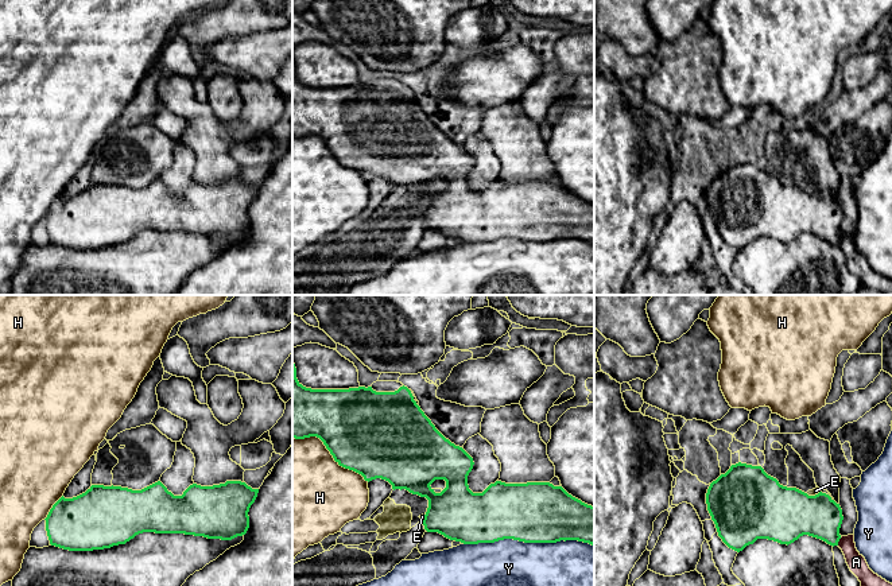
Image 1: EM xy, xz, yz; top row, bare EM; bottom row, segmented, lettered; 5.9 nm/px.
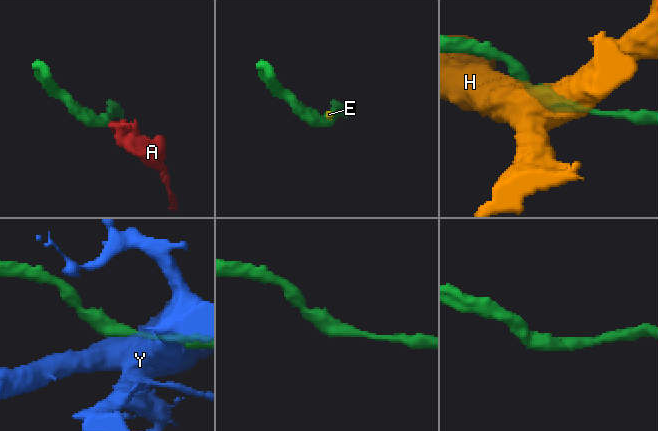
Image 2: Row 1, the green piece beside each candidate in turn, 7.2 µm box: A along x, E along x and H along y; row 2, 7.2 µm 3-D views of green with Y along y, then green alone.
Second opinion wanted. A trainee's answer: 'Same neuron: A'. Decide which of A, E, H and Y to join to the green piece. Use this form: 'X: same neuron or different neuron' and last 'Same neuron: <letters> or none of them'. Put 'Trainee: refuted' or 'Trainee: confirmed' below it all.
A: different neuron
E: different neuron
H: different neuron
Y: different neuron
Same neuron: none of them
Trainee: refuted

